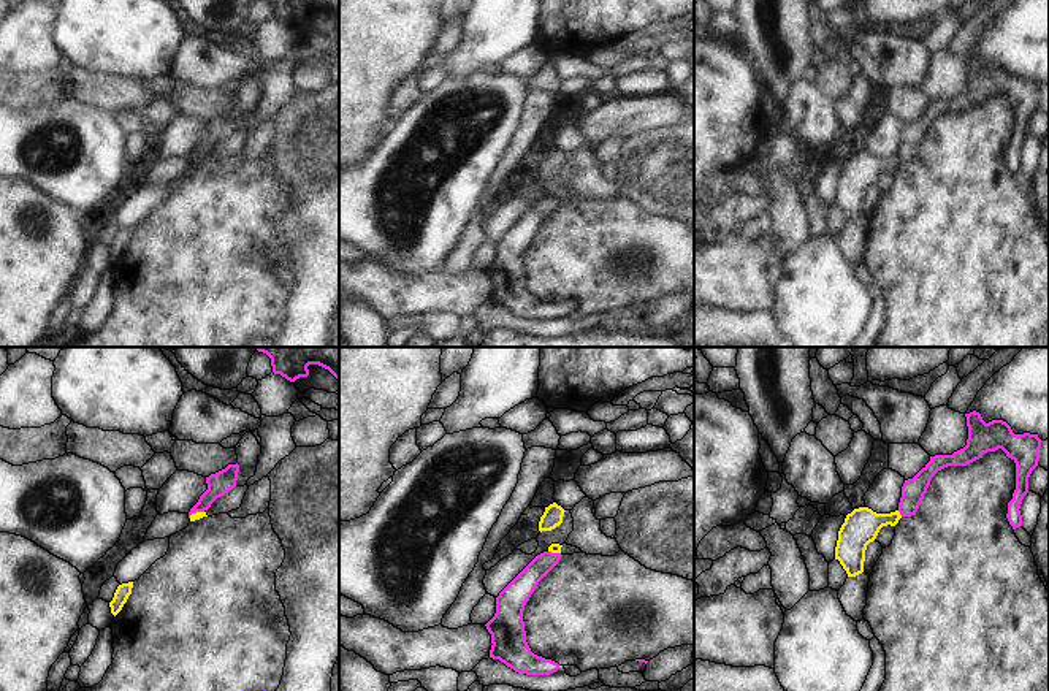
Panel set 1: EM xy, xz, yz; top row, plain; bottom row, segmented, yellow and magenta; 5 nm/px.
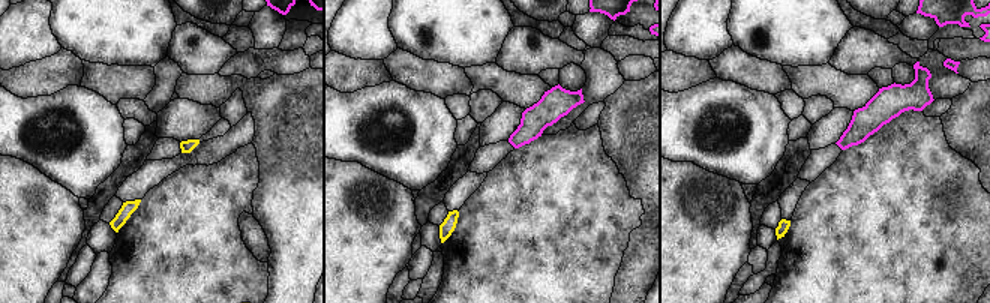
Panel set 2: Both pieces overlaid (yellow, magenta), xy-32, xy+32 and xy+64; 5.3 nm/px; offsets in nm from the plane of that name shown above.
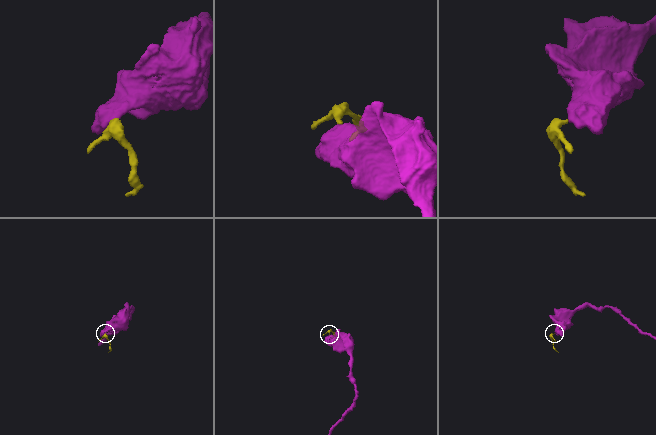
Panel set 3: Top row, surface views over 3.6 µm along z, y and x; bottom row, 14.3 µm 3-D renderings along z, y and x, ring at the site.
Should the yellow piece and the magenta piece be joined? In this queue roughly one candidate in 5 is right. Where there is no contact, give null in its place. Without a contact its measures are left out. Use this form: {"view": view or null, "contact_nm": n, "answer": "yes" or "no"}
{"view": "yz", "contact_nm": 40, "answer": "no"}

